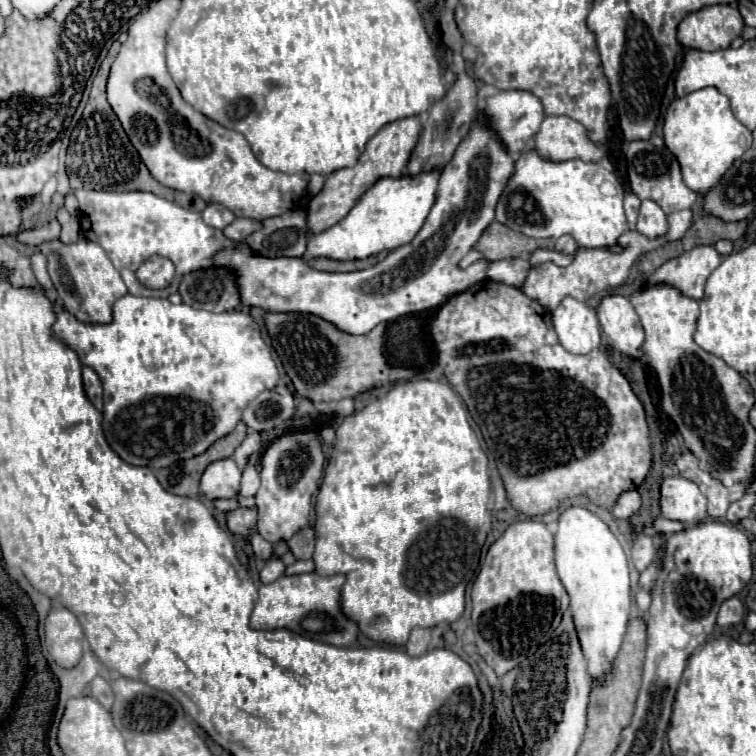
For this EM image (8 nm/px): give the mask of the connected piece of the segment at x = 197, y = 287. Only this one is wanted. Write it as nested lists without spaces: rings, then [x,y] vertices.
[[[210,267],[186,273],[178,285],[182,301],[194,309],[232,311],[240,305],[236,271],[228,267]]]

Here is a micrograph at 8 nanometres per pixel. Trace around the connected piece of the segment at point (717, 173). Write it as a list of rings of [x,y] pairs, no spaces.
[[[704,87],[674,99],[664,115],[664,141],[682,167],[684,183],[702,193],[720,181],[726,169],[752,145],[752,133],[734,117],[728,97]]]

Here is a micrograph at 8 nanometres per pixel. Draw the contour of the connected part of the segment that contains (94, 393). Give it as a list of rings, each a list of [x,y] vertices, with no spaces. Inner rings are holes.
[[[82,367],[82,383],[84,383],[84,391],[86,391],[86,397],[90,399],[90,403],[96,409],[102,409],[102,383],[90,367]]]

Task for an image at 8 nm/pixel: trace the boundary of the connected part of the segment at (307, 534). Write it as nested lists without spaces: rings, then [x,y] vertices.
[[[308,525],[288,541],[288,547],[296,559],[312,559],[314,543],[316,543],[316,531],[314,525]]]

